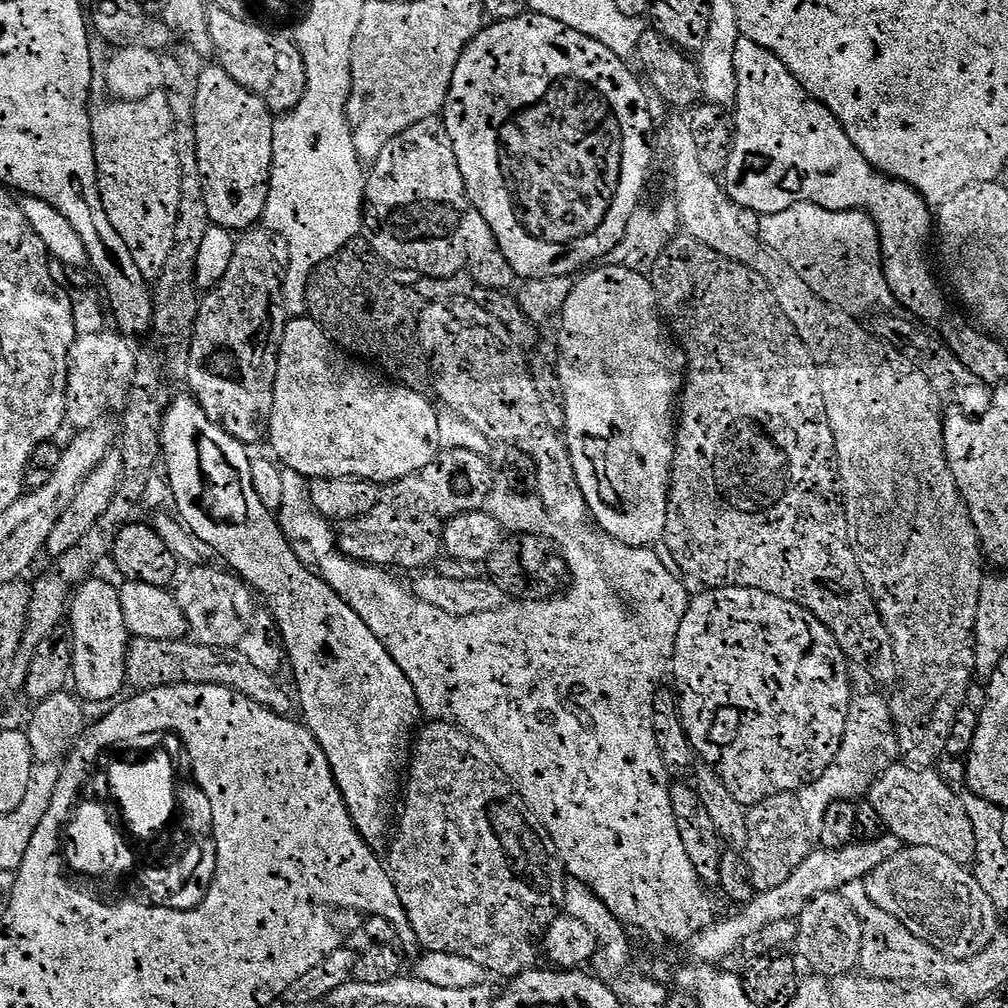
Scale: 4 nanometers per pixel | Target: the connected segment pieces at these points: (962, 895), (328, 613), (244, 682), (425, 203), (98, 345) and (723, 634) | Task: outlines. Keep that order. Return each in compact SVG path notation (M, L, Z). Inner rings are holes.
M930 846L901 847L890 862L882 862L862 883L878 910L898 918L916 940L934 946L950 960L969 960L997 939L998 913L994 902L986 898L982 886L978 886L965 865L946 858L938 850L930 850Z
M191 394L183 395L177 395L168 407L161 434L162 460L164 464L168 463L168 484L172 487L172 500L177 508L175 511L184 527L192 532L205 549L213 548L225 560L223 563L253 593L261 592L268 599L267 607L284 639L290 672L292 668L296 675L294 692L298 697L299 711L300 708L304 711L303 723L311 729L318 746L322 746L326 762L330 762L336 785L358 834L371 846L373 852L383 853L390 843L390 829L398 808L397 797L396 800L392 797L396 792L396 780L405 779L414 747L414 733L422 720L414 686L410 686L410 678L398 670L398 662L386 654L386 646L374 638L370 626L366 626L366 622L362 622L362 618L350 610L348 603L319 574L300 561L299 554L292 549L295 548L293 541L280 529L279 519L273 509L271 512L264 505L256 489L256 480L252 477L252 460L248 457L249 449L246 445L218 427Z
M133 639L128 646L128 684L137 693L154 690L162 686L226 686L258 706L266 706L279 716L292 716L294 696L280 685L275 676L265 674L250 663L250 658L240 652L239 647L219 648L197 644L191 639L182 640L138 640Z
M440 116L422 118L422 122L414 122L410 130L402 130L402 134L386 142L382 154L371 161L364 185L364 198L366 202L402 202L402 218L418 218L418 270L415 275L420 278L429 276L433 282L448 279L446 240L476 240L476 236L492 233L490 226L486 226L486 218L478 214L466 194L466 182L462 178L462 170L458 170L458 158L454 158L454 146Z
M116 330L77 336L68 359L66 386L67 423L73 424L73 429L93 427L108 416L106 414L111 408L119 409L125 403L136 378L138 355L137 349L132 349L127 343L131 344Z
M712 588L708 592L695 593L688 601L688 609L682 618L682 626L678 626L678 638L674 642L670 661L670 676L676 679L674 691L680 706L680 721L692 744L693 753L715 772L716 777L730 790L734 798L745 806L762 802L771 796L783 792L799 793L810 782L822 778L834 762L838 750L842 746L842 734L846 734L846 718L850 714L854 689L848 681L850 665L842 654L834 634L814 618L802 606L794 602L786 602L786 598L774 598L774 594L766 594L753 588Z

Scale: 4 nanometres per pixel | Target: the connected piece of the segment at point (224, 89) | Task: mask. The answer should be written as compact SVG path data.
M213 66L196 80L194 122L198 130L198 170L204 179L206 210L210 210L213 225L233 234L243 234L257 227L264 218L272 173L274 113L268 109L266 102L262 102L262 98L246 90L246 86L238 86L224 68Z

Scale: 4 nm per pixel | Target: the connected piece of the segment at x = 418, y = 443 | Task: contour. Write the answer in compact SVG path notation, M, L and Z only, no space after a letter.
M292 318L284 327L280 353L278 354L278 370L276 371L276 385L274 386L274 410L270 418L267 439L272 440L272 448L281 460L284 468L294 470L306 478L350 478L356 476L359 480L369 480L381 486L393 484L395 480L406 478L422 466L430 466L434 458L442 450L440 444L440 416L436 413L437 405L428 401L429 397L422 392L415 392L406 386L397 384L381 374L375 367L365 361L348 355L343 348L337 348L332 340L310 318Z

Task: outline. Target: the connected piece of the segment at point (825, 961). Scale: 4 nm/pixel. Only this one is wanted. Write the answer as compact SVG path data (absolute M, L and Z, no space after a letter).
M839 891L827 892L814 898L800 911L796 920L794 952L801 961L804 959L812 967L811 971L815 975L825 978L843 978L849 975L860 963L860 950L860 919Z

